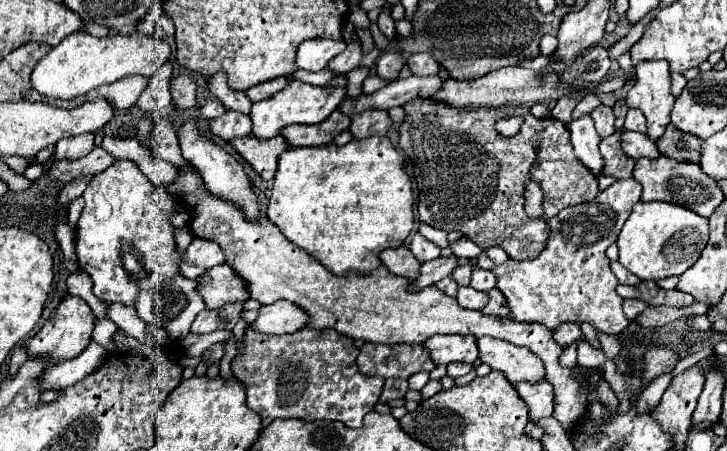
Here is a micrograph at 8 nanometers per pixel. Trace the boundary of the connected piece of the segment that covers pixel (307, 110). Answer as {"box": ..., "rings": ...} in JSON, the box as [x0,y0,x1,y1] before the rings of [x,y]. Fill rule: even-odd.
{"box":[250,81,346,141],"rings":[[[290,81],[288,87],[284,87],[282,91],[272,95],[270,99],[264,99],[264,101],[258,101],[252,105],[252,113],[250,113],[252,123],[254,123],[252,133],[260,141],[266,141],[266,139],[280,135],[280,131],[288,125],[320,123],[336,109],[336,105],[340,105],[344,95],[346,95],[346,91],[340,87],[314,87],[314,85],[308,85],[302,81]]]}

